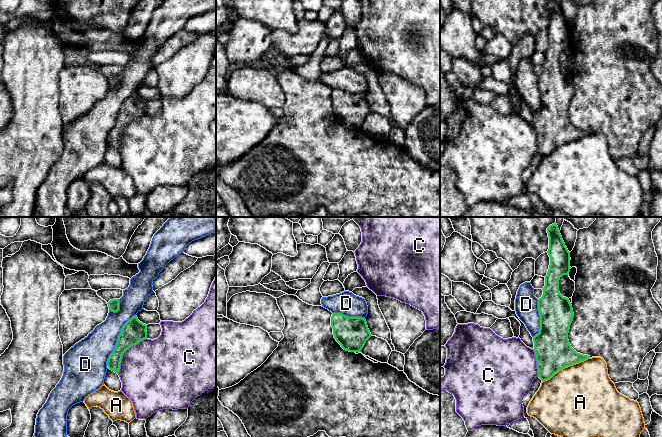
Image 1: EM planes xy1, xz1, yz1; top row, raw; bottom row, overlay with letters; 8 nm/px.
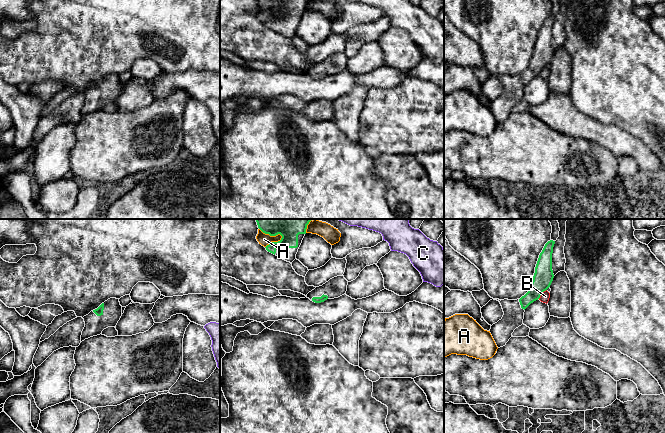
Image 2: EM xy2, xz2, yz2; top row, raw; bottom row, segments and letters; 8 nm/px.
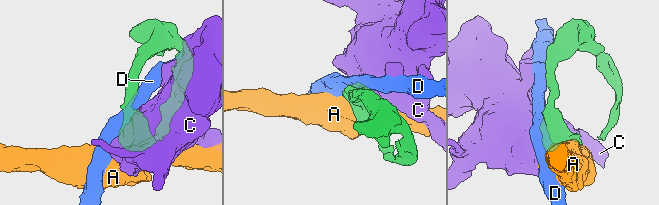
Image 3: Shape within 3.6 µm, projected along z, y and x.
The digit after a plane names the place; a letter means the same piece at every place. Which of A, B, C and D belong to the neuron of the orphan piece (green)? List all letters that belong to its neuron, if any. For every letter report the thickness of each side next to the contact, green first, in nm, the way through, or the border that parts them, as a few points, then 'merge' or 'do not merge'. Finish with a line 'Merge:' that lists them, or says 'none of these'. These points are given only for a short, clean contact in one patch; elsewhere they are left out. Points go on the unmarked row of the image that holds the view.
A: calibres 300 and 480 nm; do not merge
B: calibres 160 and 70 nm; border yz2 (546, 65), (538, 74); do not merge
C: calibres 190 and 460 nm; do not merge
D: calibres 190 and 280 nm; do not merge
Merge: none of these

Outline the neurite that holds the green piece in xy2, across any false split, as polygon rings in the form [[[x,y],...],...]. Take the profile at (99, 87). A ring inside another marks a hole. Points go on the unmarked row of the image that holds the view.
[[[108,75],[97,85],[83,93],[85,103],[82,107],[81,118],[90,113],[100,111],[108,103],[116,103],[121,92],[122,82],[119,75]]]

